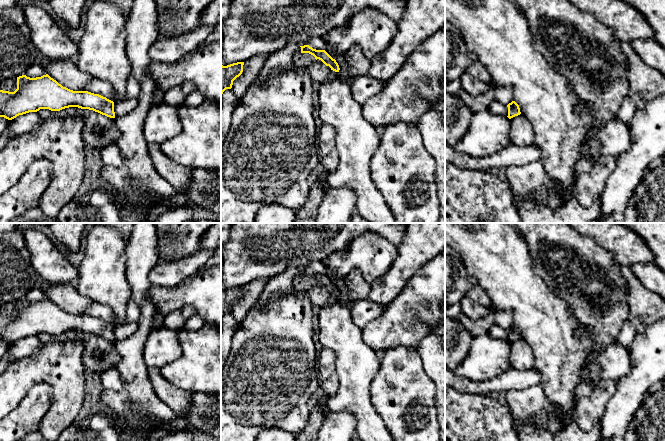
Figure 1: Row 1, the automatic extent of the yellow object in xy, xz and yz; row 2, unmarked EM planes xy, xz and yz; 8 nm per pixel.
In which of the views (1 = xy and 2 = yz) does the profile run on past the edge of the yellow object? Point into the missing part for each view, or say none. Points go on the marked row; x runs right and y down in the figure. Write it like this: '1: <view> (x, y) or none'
1: none
2: none

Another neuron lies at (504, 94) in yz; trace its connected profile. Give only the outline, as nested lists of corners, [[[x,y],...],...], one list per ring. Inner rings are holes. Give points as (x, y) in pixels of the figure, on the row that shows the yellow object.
[[[496,86],[495,100],[503,103],[504,105],[508,105],[513,101],[513,88],[511,86]]]

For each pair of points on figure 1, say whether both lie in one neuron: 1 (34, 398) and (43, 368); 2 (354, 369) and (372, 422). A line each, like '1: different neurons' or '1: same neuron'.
1: different neurons
2: same neuron

